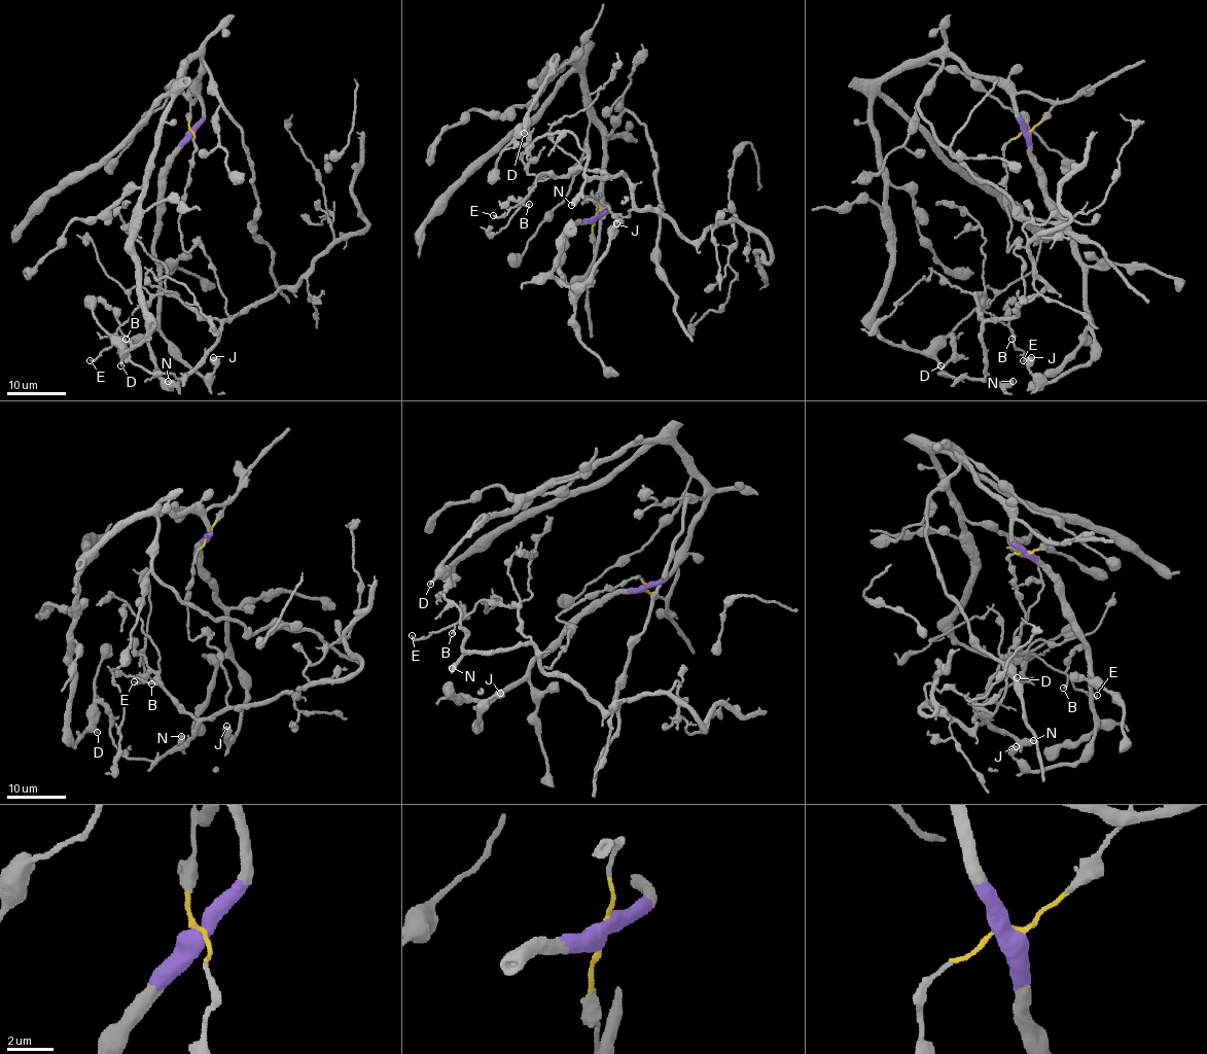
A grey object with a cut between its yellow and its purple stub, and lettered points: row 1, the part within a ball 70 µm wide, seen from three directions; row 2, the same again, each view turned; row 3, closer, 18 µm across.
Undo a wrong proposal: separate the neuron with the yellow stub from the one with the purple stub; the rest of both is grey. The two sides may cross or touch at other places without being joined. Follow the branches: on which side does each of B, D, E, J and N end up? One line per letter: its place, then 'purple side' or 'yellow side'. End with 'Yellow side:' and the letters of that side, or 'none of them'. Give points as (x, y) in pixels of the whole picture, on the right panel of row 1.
B: (1012, 339) | yellow side
D: (941, 365) | purple side
E: (1023, 360) | yellow side
J: (1031, 357) | purple side
N: (1013, 381) | yellow side
Yellow side: B, E, N

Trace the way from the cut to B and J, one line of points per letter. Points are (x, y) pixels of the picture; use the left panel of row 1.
B: (191, 131), (181, 245), (211, 261), (228, 316), (154, 294), (120, 326), (127, 339)
J: (191, 131), (165, 175), (161, 231), (154, 238), (161, 332), (168, 346), (206, 382), (215, 370), (212, 356)

